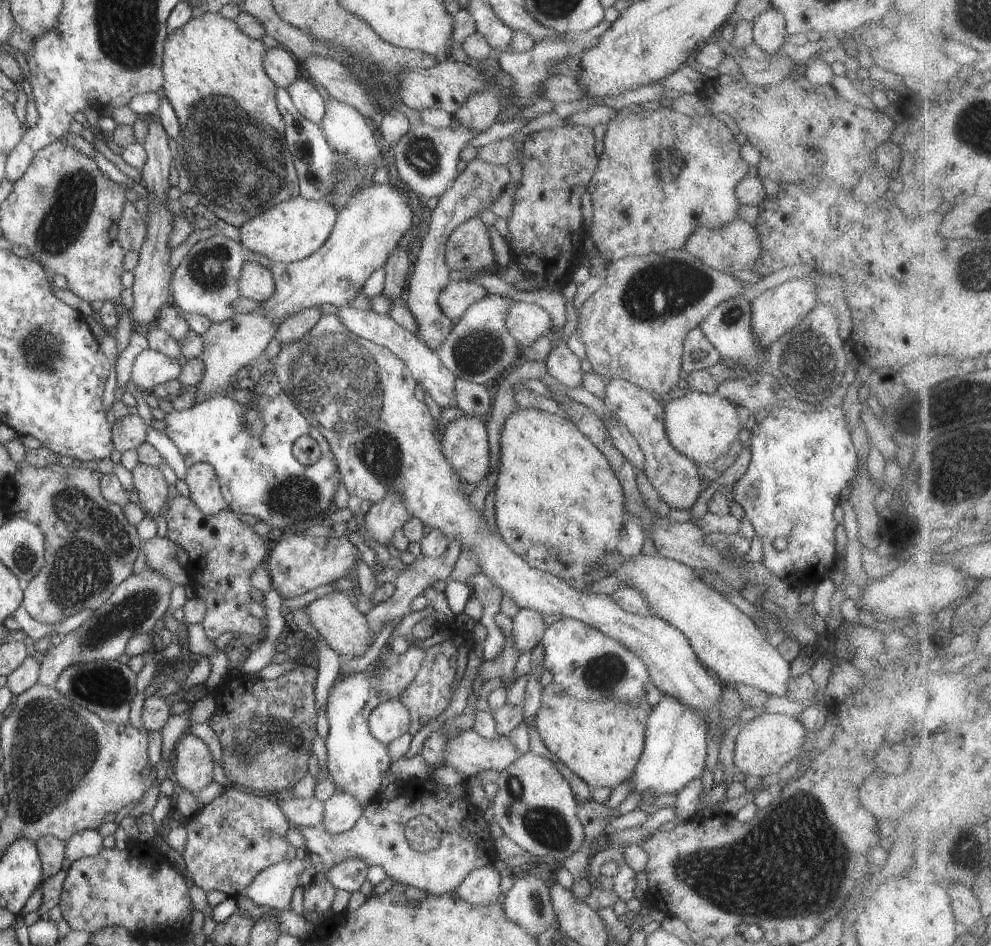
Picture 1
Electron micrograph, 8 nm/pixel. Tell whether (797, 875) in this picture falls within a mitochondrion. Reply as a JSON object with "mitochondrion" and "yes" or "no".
{"mitochondrion":"yes"}

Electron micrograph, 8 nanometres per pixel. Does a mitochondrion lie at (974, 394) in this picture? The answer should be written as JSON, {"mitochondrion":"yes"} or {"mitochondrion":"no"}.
{"mitochondrion":"yes"}

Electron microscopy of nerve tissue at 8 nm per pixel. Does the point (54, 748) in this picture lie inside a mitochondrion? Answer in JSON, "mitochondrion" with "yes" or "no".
{"mitochondrion":"yes"}

